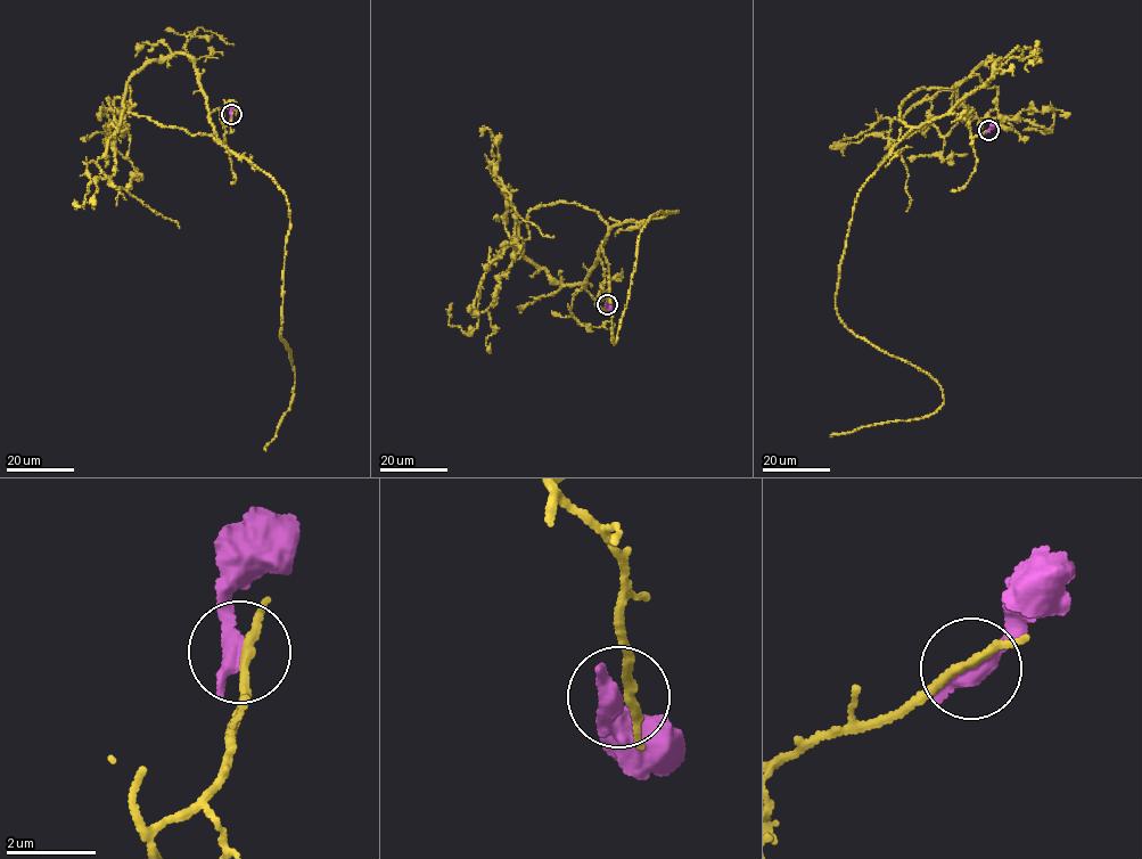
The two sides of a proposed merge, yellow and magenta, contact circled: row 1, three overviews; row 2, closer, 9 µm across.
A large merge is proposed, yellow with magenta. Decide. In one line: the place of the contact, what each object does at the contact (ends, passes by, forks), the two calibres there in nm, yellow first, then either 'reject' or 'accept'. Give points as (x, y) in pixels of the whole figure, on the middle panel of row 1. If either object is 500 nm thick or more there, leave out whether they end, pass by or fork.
(607, 304) | yellow passes by | magenta ends | 180/480 nm | reject

